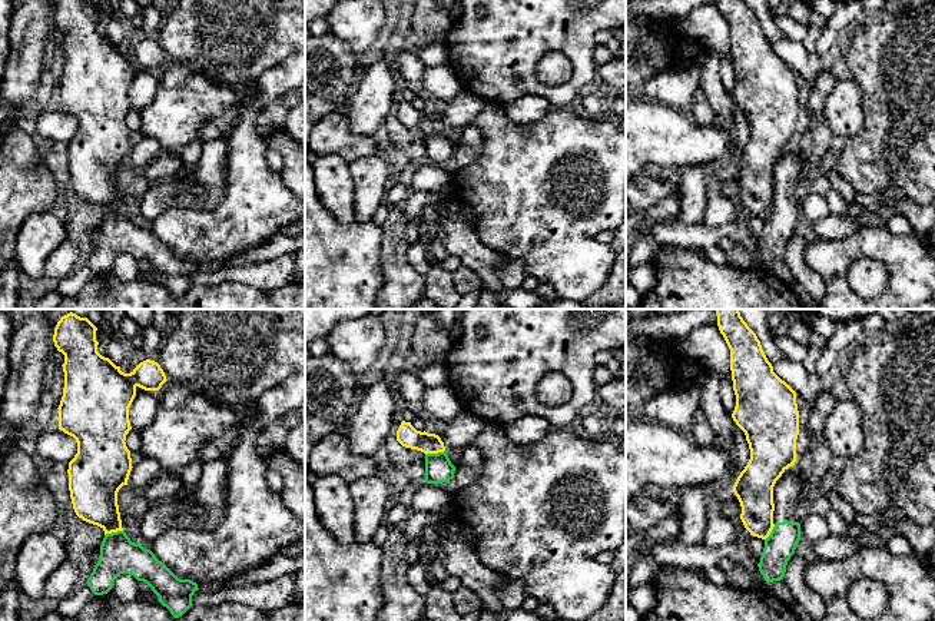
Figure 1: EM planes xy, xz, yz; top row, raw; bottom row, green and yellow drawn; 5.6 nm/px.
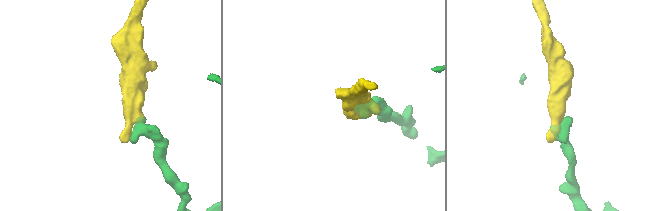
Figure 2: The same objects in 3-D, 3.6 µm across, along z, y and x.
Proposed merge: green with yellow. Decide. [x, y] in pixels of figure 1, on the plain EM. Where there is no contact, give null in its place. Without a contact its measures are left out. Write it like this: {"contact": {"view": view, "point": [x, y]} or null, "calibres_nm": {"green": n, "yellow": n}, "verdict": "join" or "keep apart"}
{"contact": {"view": "xz", "point": [434, 133]}, "calibres_nm": {"green": 160, "yellow": 120}, "verdict": "keep apart"}

